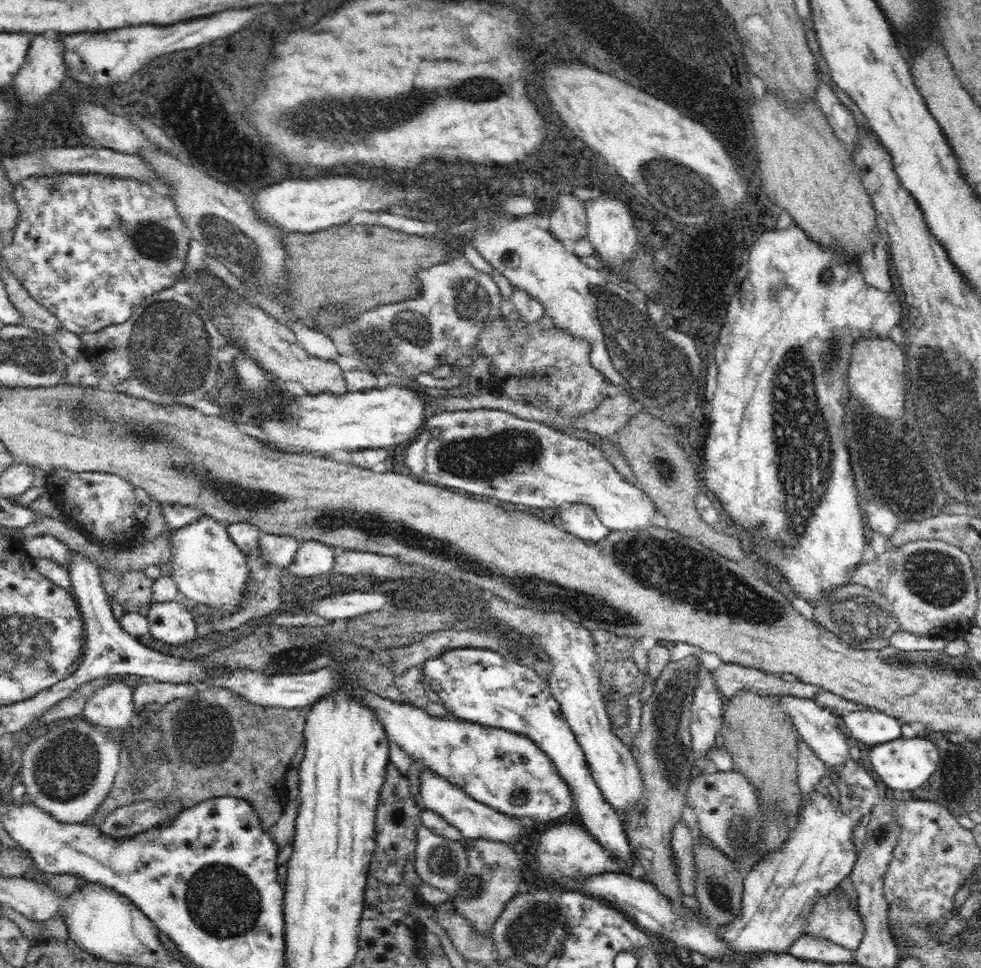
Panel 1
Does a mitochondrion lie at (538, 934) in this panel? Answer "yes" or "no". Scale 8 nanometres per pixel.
yes

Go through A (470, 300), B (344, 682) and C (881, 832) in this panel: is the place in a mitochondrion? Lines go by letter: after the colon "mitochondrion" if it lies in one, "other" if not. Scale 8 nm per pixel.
A: mitochondrion
B: other
C: mitochondrion

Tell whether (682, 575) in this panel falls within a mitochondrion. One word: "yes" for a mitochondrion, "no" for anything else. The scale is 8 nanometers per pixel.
yes

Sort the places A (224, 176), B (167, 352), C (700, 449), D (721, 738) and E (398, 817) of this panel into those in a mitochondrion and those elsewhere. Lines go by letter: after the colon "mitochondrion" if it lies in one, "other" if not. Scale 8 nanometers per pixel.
A: other
B: mitochondrion
C: other
D: other
E: mitochondrion

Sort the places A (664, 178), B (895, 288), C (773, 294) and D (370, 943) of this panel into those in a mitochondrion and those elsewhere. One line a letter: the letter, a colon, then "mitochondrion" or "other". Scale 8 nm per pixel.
A: mitochondrion
B: other
C: mitochondrion
D: other

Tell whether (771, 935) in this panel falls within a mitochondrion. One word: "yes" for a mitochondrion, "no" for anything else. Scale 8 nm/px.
no

